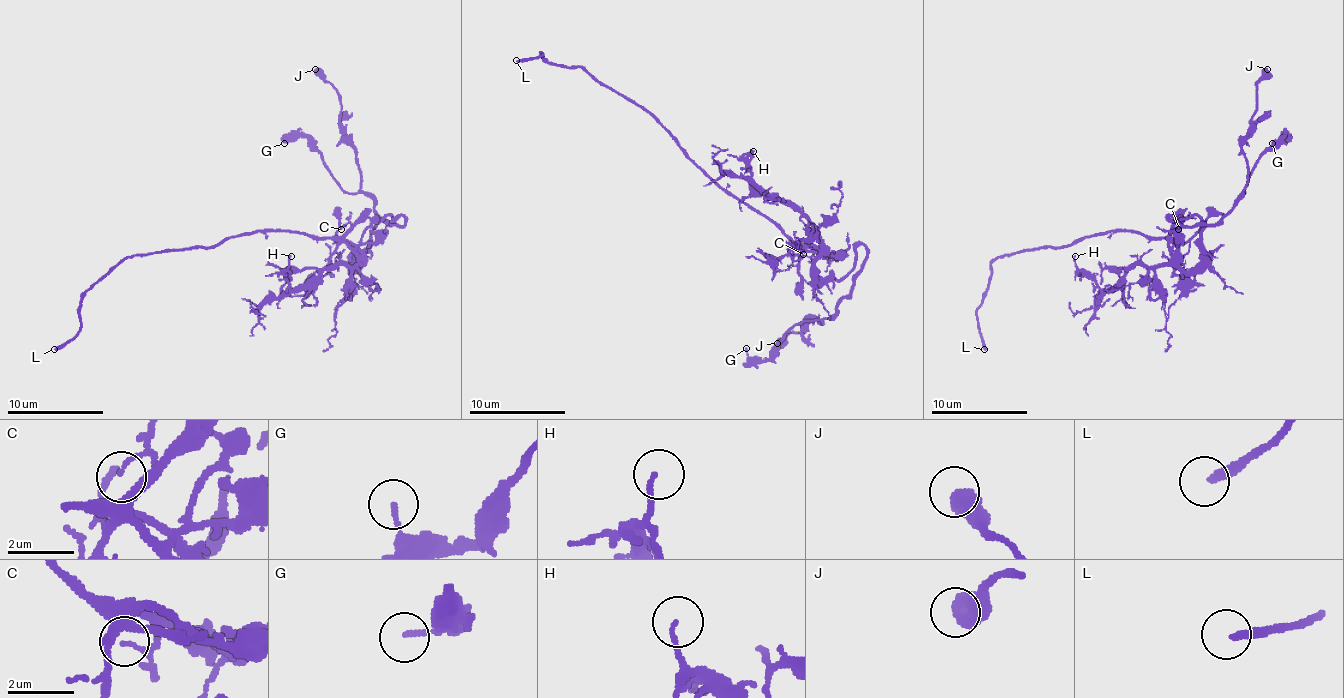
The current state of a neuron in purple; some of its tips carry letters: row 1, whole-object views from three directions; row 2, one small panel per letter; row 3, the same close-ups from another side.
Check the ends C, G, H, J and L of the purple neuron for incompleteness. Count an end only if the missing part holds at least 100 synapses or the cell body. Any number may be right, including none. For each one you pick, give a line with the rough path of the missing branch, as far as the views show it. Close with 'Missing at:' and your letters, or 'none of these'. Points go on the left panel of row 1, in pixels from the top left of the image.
Missing at: L

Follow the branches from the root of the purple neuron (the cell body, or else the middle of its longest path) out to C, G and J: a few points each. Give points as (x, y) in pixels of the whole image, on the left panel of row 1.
C: (341, 241), (351, 224), (344, 224), (341, 229)
G: (341, 241), (353, 270), (370, 232), (404, 217), (389, 224), (368, 196), (346, 193), (305, 138), (284, 143)
J: (341, 241), (353, 270), (370, 232), (404, 217), (389, 224), (361, 189), (339, 93), (315, 69)

